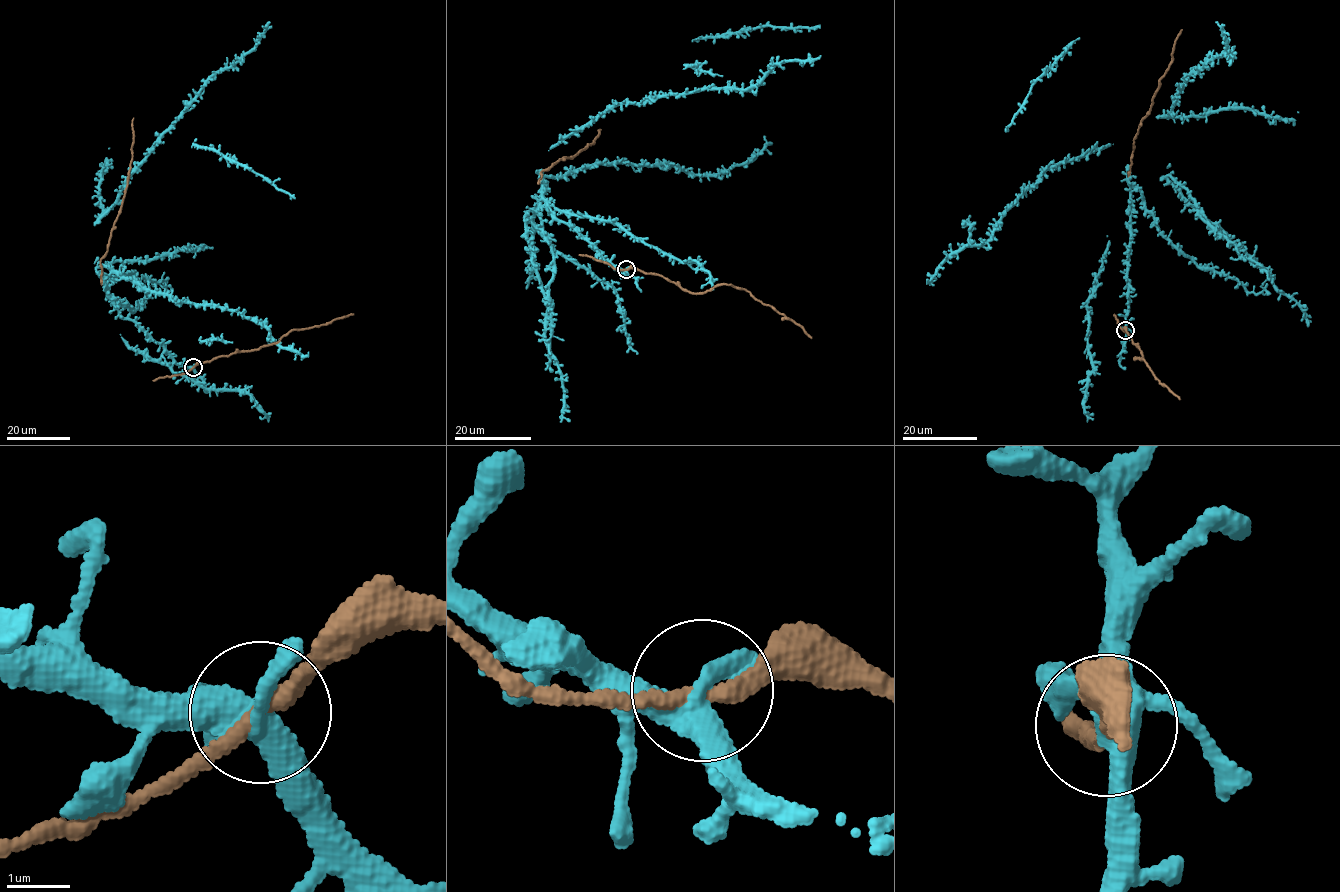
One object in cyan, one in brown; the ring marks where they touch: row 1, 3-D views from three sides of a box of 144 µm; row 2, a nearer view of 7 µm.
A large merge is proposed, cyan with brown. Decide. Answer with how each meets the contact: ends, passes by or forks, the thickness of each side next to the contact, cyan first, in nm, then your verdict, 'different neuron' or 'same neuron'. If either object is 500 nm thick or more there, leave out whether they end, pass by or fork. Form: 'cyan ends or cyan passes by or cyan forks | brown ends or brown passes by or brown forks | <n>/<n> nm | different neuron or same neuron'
cyan forks | brown passes by | 360/240 nm | same neuron

